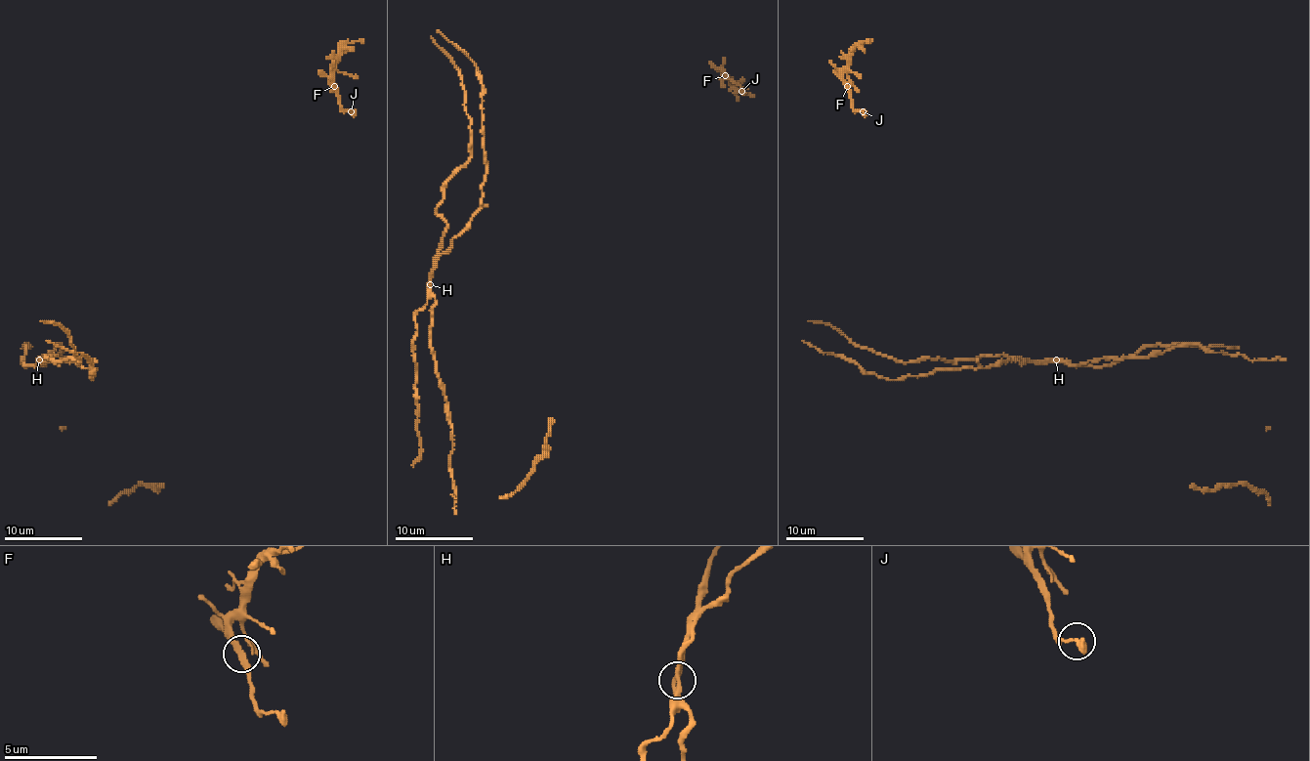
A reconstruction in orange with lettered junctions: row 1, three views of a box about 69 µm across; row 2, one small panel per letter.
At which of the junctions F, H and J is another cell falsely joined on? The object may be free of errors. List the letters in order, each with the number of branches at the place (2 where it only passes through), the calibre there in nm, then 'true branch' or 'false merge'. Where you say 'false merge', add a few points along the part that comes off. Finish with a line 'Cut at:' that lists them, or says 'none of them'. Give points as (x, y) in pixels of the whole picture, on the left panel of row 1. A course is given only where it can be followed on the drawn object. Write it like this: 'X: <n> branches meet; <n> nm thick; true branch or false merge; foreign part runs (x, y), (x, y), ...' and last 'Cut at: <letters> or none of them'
F: 2 branches meet; 320 nm thick; true branch
H: 2 branches meet; 320 nm thick; false merge
J: 1 branches meet; 460 nm thick; true branch
Cut at: H

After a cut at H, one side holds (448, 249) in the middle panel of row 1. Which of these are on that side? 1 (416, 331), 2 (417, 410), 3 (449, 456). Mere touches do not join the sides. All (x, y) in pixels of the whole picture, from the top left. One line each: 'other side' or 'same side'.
1: same side
2: same side
3: other side

